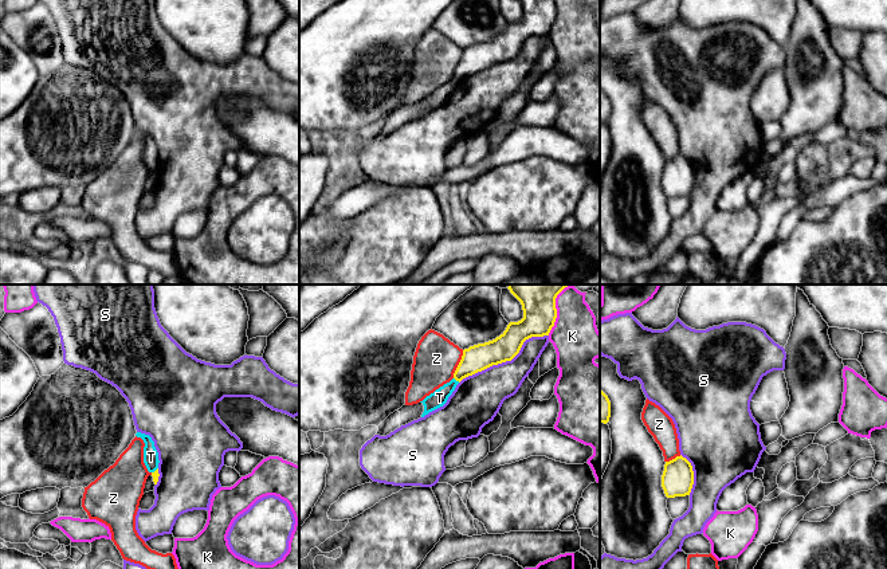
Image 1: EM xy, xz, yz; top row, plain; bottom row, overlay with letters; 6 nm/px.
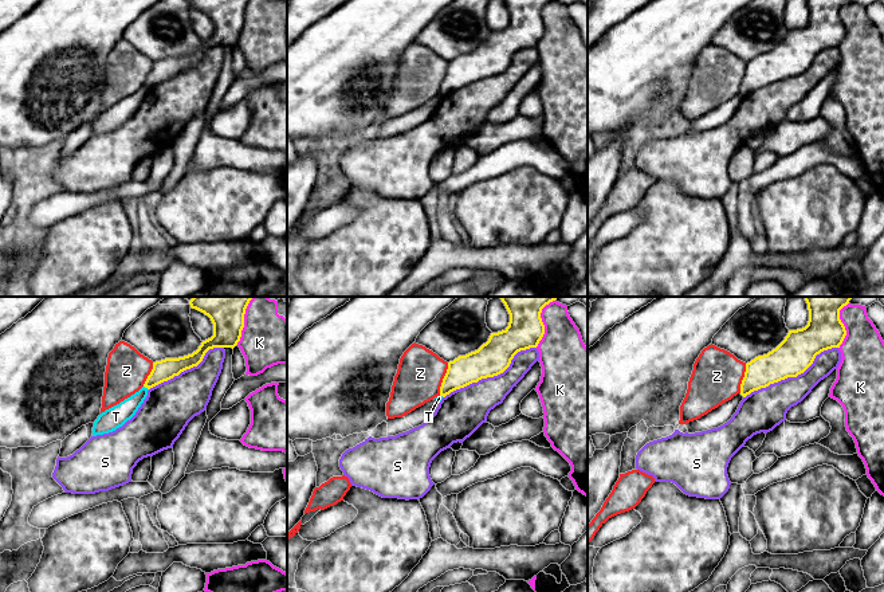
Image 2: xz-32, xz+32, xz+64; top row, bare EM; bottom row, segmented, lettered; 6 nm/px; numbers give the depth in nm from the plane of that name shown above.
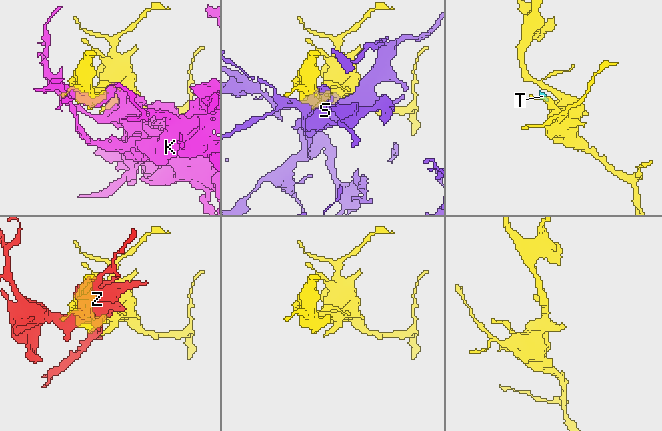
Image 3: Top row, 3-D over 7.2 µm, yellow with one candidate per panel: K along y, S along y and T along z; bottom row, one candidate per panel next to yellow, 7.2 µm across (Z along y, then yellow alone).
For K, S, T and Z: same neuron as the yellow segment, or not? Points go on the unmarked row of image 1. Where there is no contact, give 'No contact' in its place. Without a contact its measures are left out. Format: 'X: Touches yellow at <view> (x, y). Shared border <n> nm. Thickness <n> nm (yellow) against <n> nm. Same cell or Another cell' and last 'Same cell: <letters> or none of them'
K: Touches yellow at xz (556, 16). Shared border 220 nm. Thickness 190 nm (yellow) against 280 nm. Another cell
S: Touches yellow at xz (505, 61). Shared border 600 nm. Thickness 160 nm (yellow) against 260 nm. Another cell
T: Touches yellow at xz (456, 79). Shared border 50 nm. Thickness 160 nm (yellow) against 100 nm. Another cell
Z: Touches yellow at xz (459, 63). Shared border 180 nm. Thickness 160 nm (yellow) against 260 nm. Another cell
Same cell: none of them

